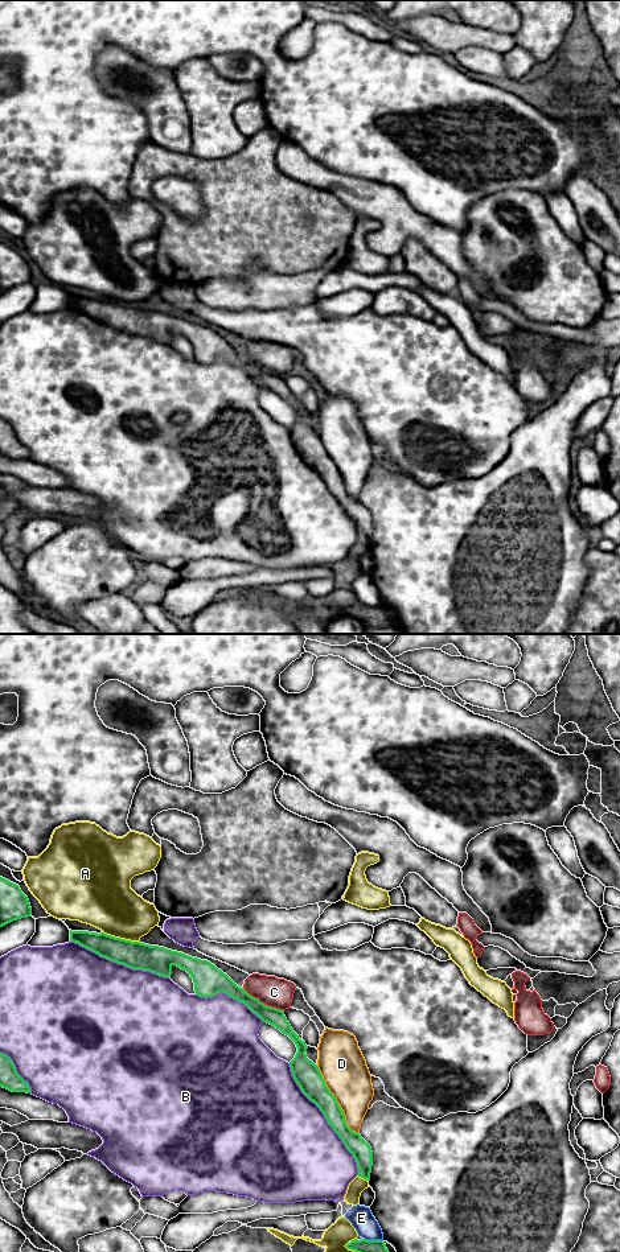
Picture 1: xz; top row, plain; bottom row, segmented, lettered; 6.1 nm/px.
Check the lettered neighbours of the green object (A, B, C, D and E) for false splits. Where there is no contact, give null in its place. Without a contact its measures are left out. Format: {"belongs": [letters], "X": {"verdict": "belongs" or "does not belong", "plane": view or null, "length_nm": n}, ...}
{"belongs": ["C"], "A": {"verdict": "does not belong", "plane": "xz", "length_nm": 240}, "B": {"verdict": "does not belong", "plane": "xz", "length_nm": 800}, "C": {"verdict": "belongs", "plane": "xz", "length_nm": 280}, "D": {"verdict": "does not belong", "plane": "xz", "length_nm": 500}, "E": {"verdict": "does not belong", "plane": "xz", "length_nm": 120}}

